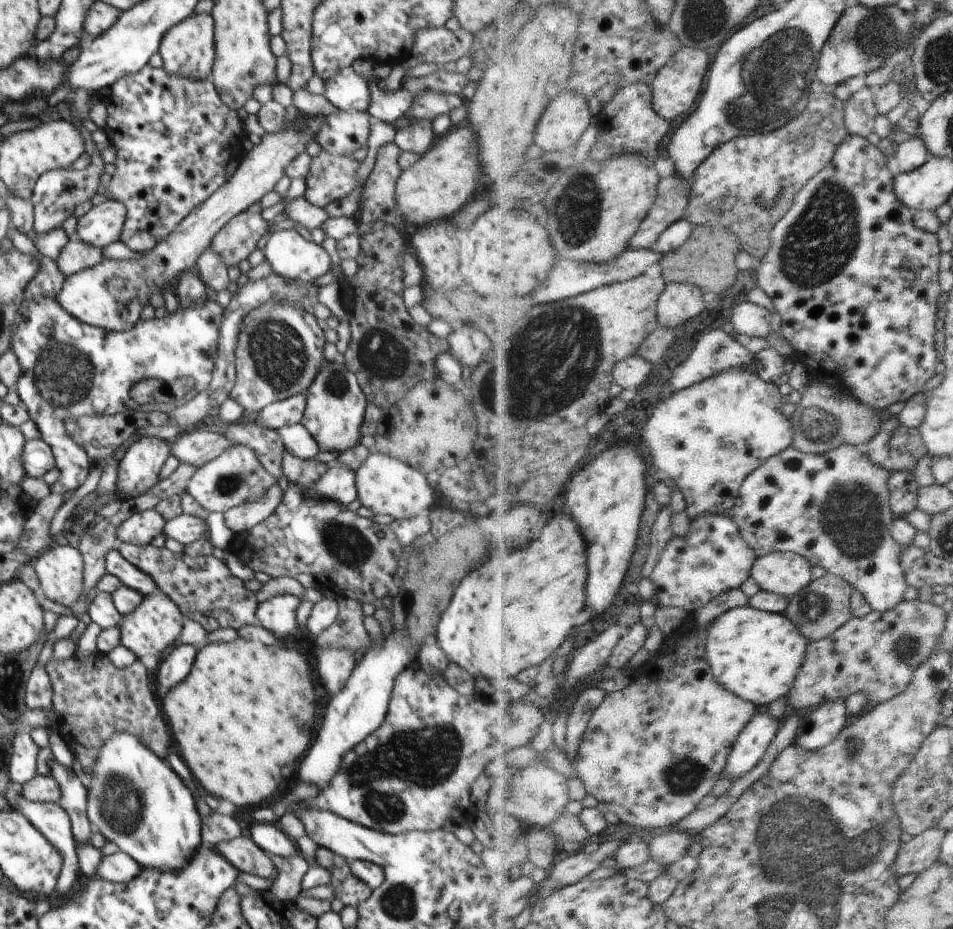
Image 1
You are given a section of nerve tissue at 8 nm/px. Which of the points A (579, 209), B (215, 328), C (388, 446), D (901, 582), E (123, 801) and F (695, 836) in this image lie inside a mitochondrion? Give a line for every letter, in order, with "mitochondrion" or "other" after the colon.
A: mitochondrion
B: other
C: other
D: other
E: mitochondrion
F: other

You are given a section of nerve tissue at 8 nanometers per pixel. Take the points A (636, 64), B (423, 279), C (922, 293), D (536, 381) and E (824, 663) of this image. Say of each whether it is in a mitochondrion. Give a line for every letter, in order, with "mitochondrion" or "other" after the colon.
A: other
B: other
C: other
D: mitochondrion
E: other

